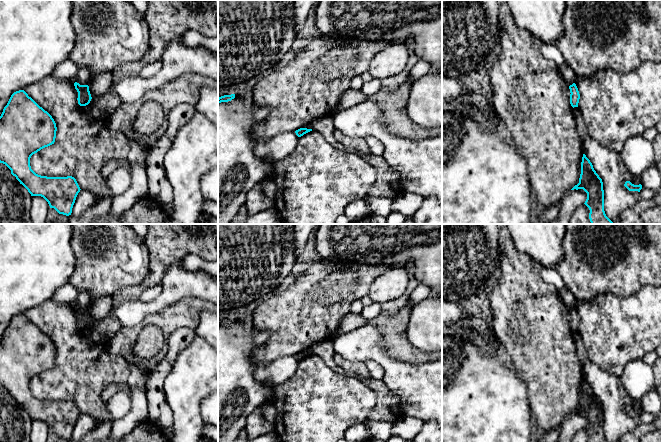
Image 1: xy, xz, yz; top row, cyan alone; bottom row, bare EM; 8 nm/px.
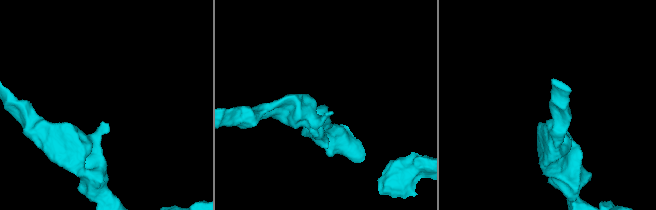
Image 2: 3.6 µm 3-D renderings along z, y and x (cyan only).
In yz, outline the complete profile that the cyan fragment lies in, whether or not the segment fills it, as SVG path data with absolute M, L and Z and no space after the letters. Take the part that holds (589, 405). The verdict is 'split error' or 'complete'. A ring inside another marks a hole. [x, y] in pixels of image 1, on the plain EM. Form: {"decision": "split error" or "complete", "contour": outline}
{"decision": "complete", "contour": "M583 378L579 407L571 414L583 413L587 417L585 429L589 432L589 442L608 442L604 435L603 406L593 392L592 387Z"}

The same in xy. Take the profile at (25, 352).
{"decision": "complete", "contour": "M24 314L14 316L0 340L0 387L5 388L11 398L22 408L31 420L41 420L59 438L71 439L80 411L76 403L47 401L36 398L30 390L30 382L41 373L55 366L56 347L52 340L40 331Z"}

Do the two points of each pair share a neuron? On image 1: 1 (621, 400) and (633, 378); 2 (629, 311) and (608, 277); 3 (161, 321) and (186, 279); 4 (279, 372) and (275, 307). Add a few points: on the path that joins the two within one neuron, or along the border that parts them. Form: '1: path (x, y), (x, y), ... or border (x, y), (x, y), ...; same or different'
1: border (619, 377), (626, 393), (639, 404); different
2: border (642, 288), (627, 296), (597, 295); different
3: border (193, 297), (181, 299), (157, 312), (149, 314); different
4: border (294, 354), (280, 356), (260, 368); different

